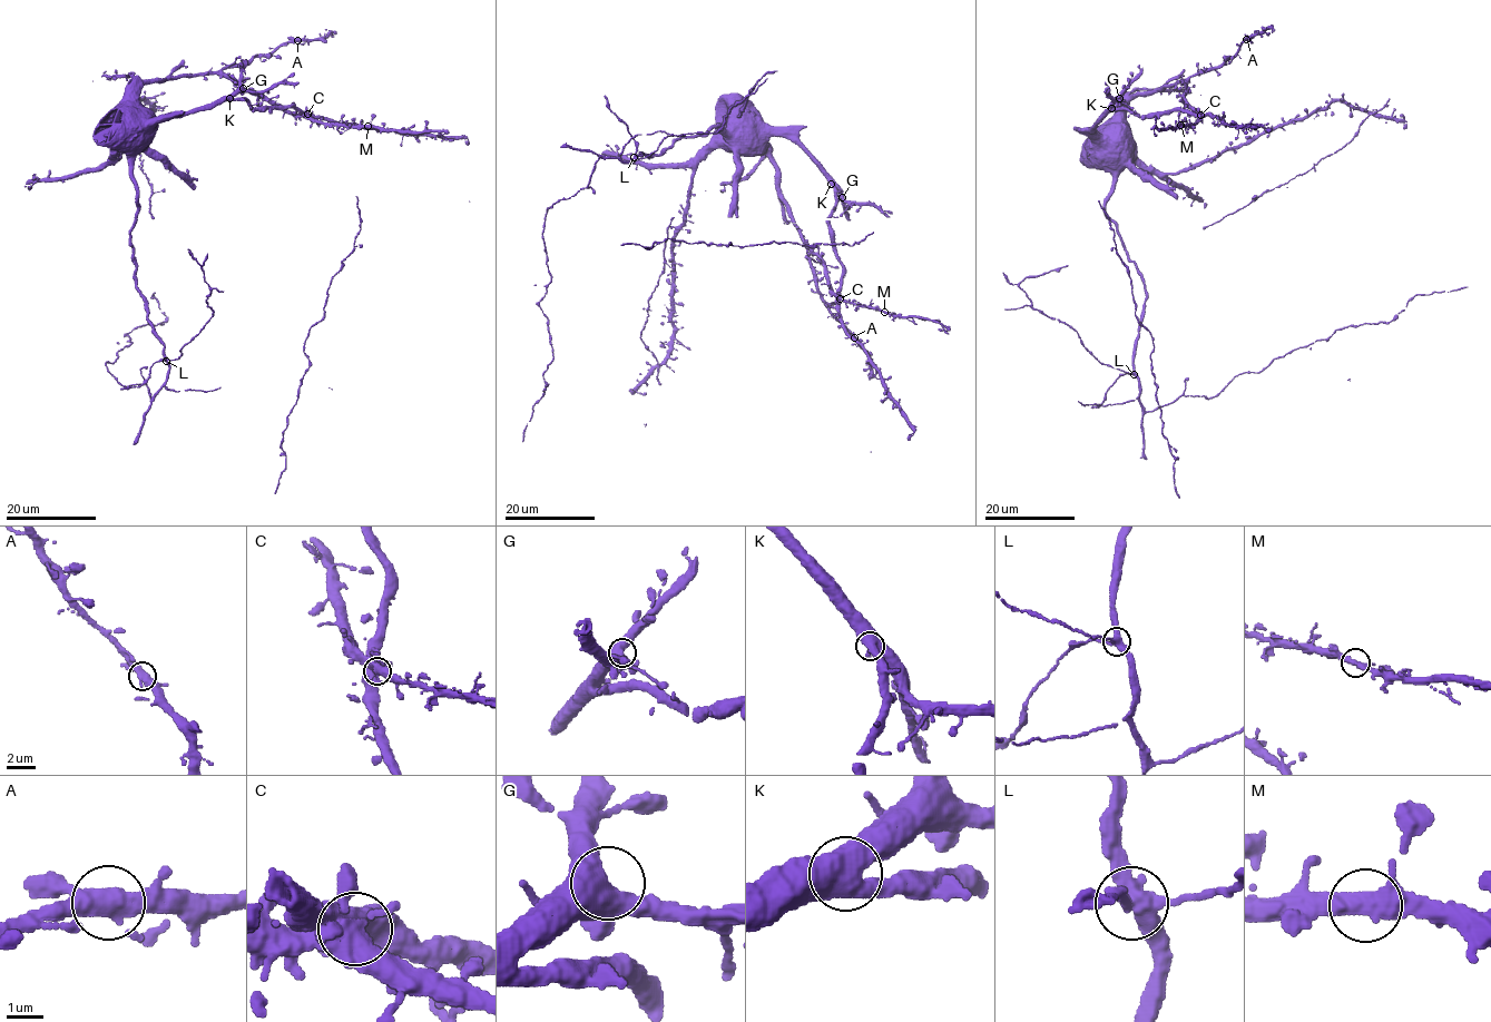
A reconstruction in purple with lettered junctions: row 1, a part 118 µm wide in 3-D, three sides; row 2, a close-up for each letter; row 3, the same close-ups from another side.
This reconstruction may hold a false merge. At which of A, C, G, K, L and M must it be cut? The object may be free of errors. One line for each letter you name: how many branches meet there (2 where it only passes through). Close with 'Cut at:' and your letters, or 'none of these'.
L: branches 4
Cut at: L

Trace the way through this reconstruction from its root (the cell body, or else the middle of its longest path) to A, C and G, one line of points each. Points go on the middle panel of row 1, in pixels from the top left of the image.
A: (744, 109), (755, 108), (762, 119), (761, 135), (780, 169), (780, 198), (806, 247), (817, 292), (854, 337)
C: (744, 109), (755, 108), (762, 119), (761, 135), (780, 169), (780, 198), (798, 234), (821, 255), (840, 298)
G: (744, 109), (766, 125), (781, 129), (803, 149), (842, 197)

